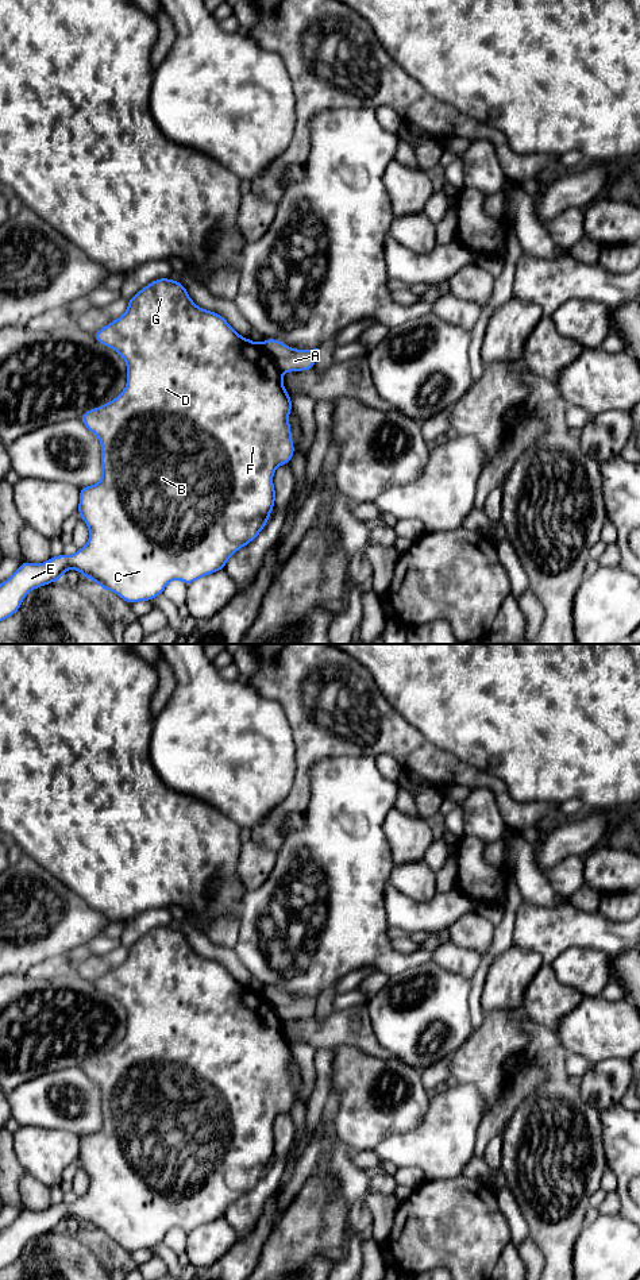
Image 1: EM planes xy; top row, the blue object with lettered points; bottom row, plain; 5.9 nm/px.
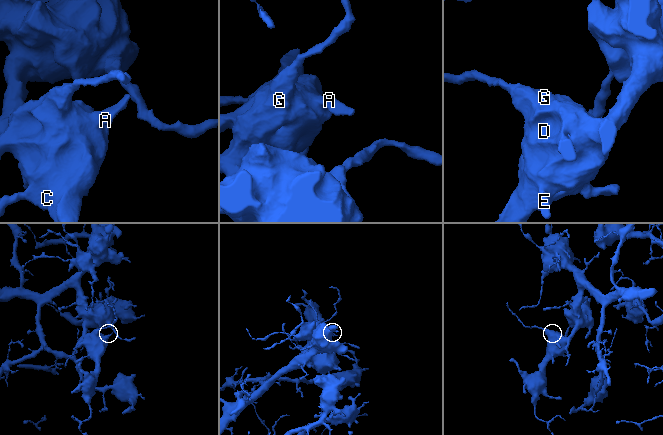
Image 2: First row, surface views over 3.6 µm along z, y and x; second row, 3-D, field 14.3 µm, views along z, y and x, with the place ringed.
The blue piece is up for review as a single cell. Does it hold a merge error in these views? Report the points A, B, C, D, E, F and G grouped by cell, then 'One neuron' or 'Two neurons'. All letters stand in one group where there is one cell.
Groups: A / B C D E F G. Two neurons

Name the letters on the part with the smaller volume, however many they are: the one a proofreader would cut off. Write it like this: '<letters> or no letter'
A

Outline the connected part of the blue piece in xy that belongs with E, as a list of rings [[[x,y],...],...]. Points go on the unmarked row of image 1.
[[[158,926],[150,930],[128,948],[128,956],[123,964],[95,980],[93,984],[100,992],[111,995],[124,1007],[127,1033],[115,1048],[86,1059],[80,1065],[101,1092],[101,1129],[92,1134],[80,1136],[78,1163],[88,1173],[89,1188],[74,1203],[51,1204],[39,1212],[23,1210],[7,1229],[0,1231],[0,1269],[14,1264],[31,1238],[61,1229],[63,1221],[70,1217],[80,1219],[84,1226],[95,1229],[101,1234],[101,1238],[113,1239],[130,1253],[154,1248],[174,1227],[190,1233],[205,1223],[223,1218],[227,1208],[238,1198],[251,1191],[267,1172],[275,1150],[273,1123],[279,1113],[289,1113],[294,1102],[289,1072],[289,1061],[293,1056],[282,1030],[282,1019],[262,992],[239,983],[221,963],[197,955],[180,929]]]

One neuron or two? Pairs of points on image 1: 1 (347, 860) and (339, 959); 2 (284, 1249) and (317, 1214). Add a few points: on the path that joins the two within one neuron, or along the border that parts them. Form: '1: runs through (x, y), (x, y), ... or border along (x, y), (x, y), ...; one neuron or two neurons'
1: runs through (339, 885), (339, 935); one neuron
2: runs through (292, 1241), (309, 1222); one neuron

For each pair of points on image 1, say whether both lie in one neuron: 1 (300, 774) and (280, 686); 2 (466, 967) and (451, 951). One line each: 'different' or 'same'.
1: same
2: same

